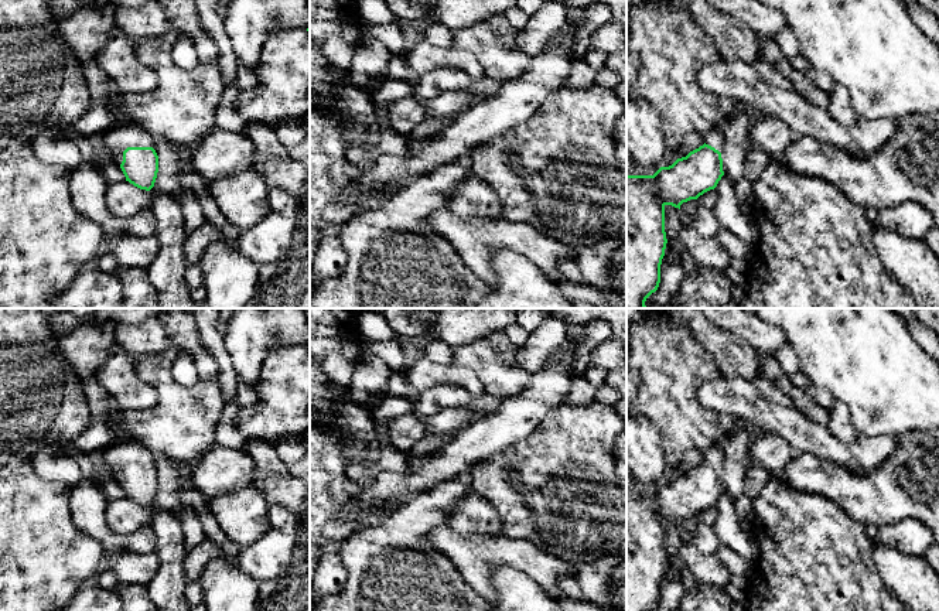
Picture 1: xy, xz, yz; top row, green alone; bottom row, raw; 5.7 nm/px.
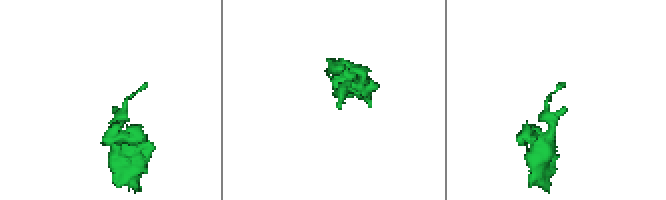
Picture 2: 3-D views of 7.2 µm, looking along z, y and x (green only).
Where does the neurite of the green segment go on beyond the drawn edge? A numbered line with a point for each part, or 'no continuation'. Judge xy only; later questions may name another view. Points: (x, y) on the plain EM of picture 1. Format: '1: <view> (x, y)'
1: xy (120, 451)

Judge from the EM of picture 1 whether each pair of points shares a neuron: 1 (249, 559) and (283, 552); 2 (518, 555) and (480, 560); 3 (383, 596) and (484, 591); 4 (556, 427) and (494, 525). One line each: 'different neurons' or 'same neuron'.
1: same neuron
2: same neuron
3: different neurons
4: different neurons

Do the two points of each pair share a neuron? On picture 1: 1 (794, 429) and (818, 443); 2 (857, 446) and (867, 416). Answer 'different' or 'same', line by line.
1: same
2: different

